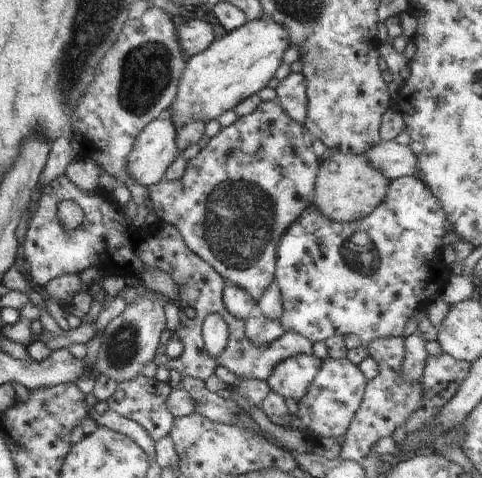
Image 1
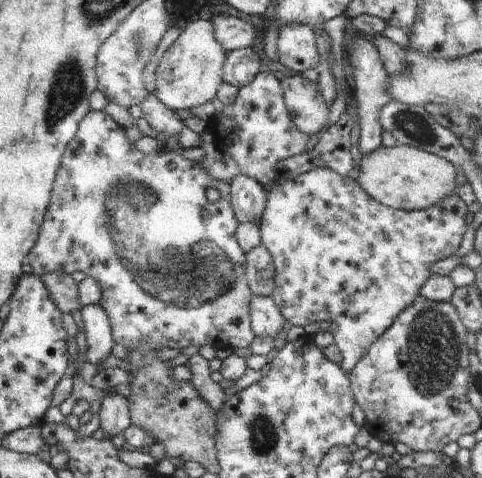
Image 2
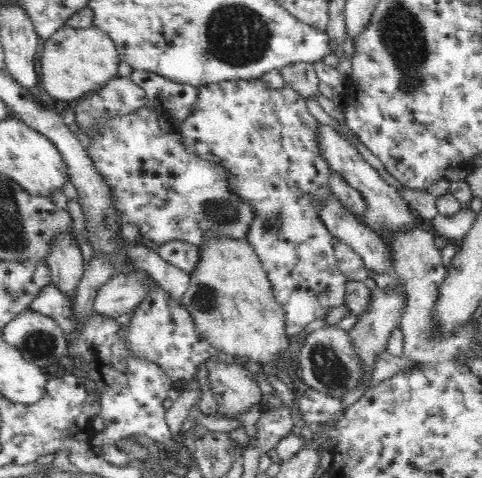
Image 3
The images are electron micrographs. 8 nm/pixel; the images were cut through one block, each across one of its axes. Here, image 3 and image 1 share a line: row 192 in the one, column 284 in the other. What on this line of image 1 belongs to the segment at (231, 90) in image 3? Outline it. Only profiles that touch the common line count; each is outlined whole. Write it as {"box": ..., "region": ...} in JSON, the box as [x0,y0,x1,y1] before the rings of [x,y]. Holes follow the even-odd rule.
{"box":[277,176,451,350],"region":[[[403,176],[403,178],[397,178],[397,180],[391,180],[389,182],[389,190],[387,190],[387,196],[385,200],[369,214],[365,216],[363,220],[357,220],[357,222],[349,222],[349,224],[339,224],[339,222],[333,222],[329,220],[325,214],[321,214],[315,206],[311,206],[301,218],[297,224],[293,224],[289,230],[287,230],[287,236],[283,236],[281,240],[281,248],[279,248],[279,270],[277,270],[277,284],[281,288],[281,294],[283,294],[283,304],[285,304],[285,314],[281,318],[283,322],[283,330],[285,332],[295,332],[295,334],[301,334],[303,338],[307,338],[309,342],[325,342],[325,340],[331,340],[331,338],[343,338],[347,334],[355,334],[359,338],[359,346],[363,350],[369,348],[371,342],[375,340],[381,340],[381,338],[403,338],[403,328],[405,328],[405,322],[409,320],[409,316],[413,312],[421,312],[427,308],[427,304],[435,302],[439,296],[441,296],[441,290],[445,288],[447,280],[451,278],[451,266],[447,266],[441,258],[441,238],[451,232],[451,226],[447,224],[445,220],[445,214],[443,214],[443,208],[439,208],[439,200],[429,192],[429,188],[417,180],[415,176]]]}

